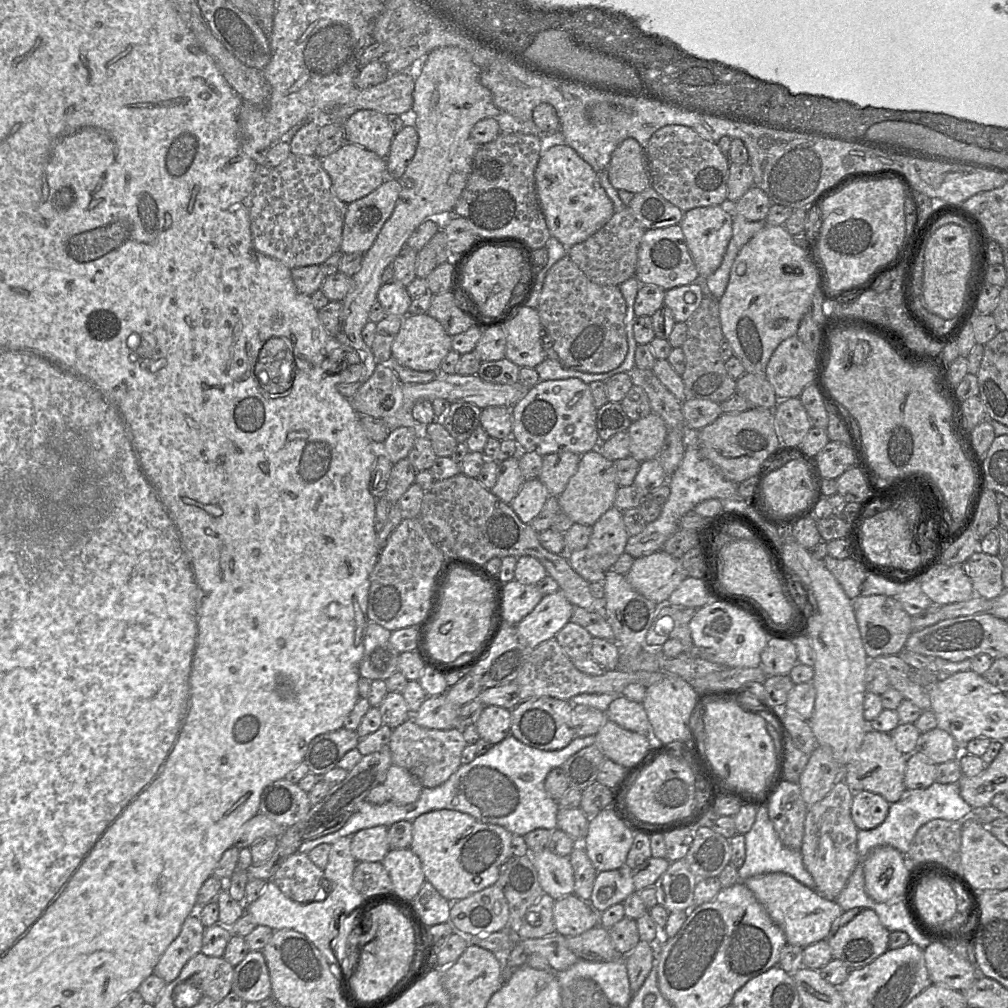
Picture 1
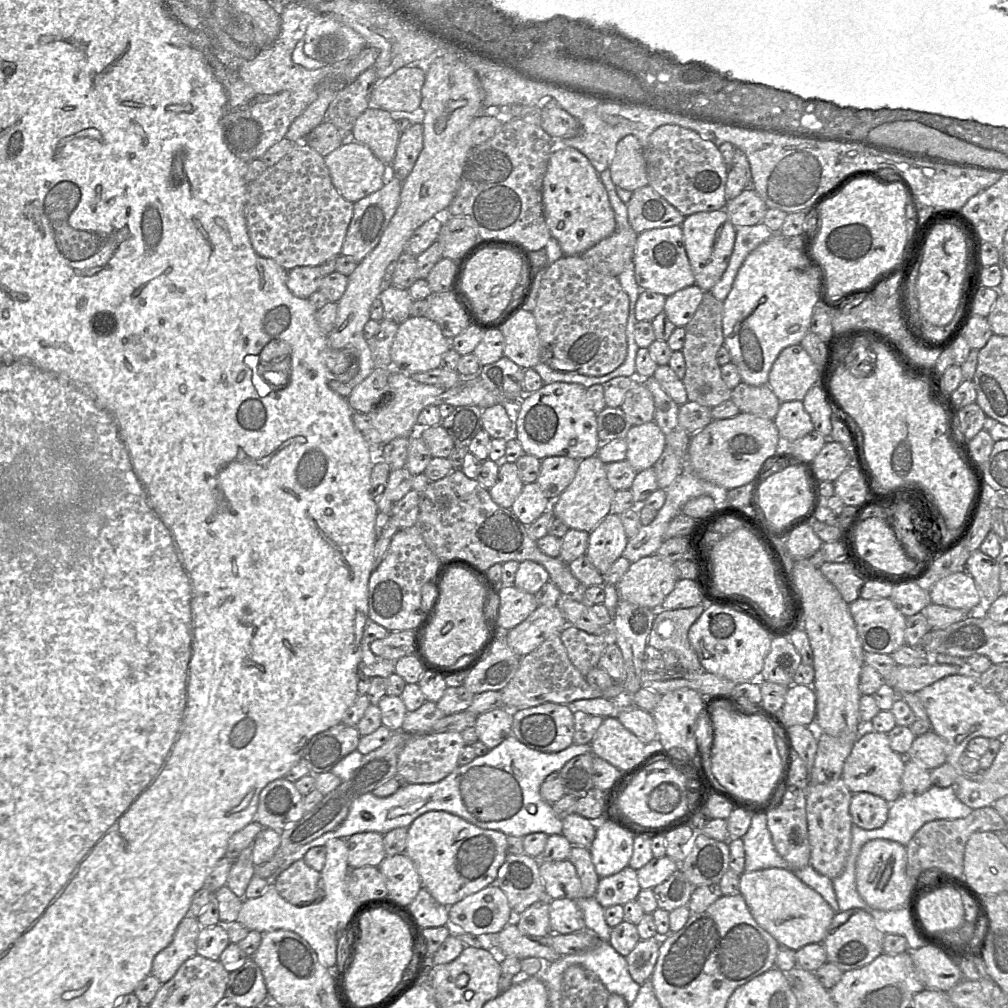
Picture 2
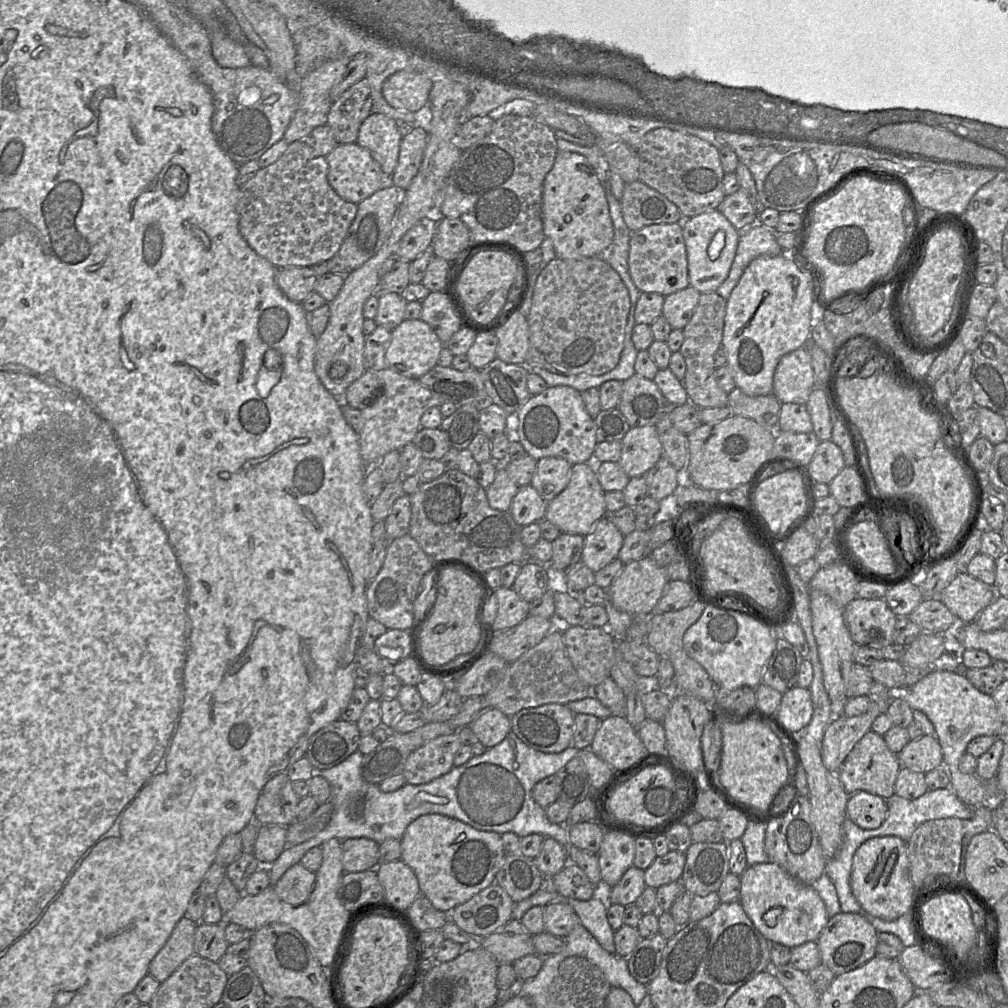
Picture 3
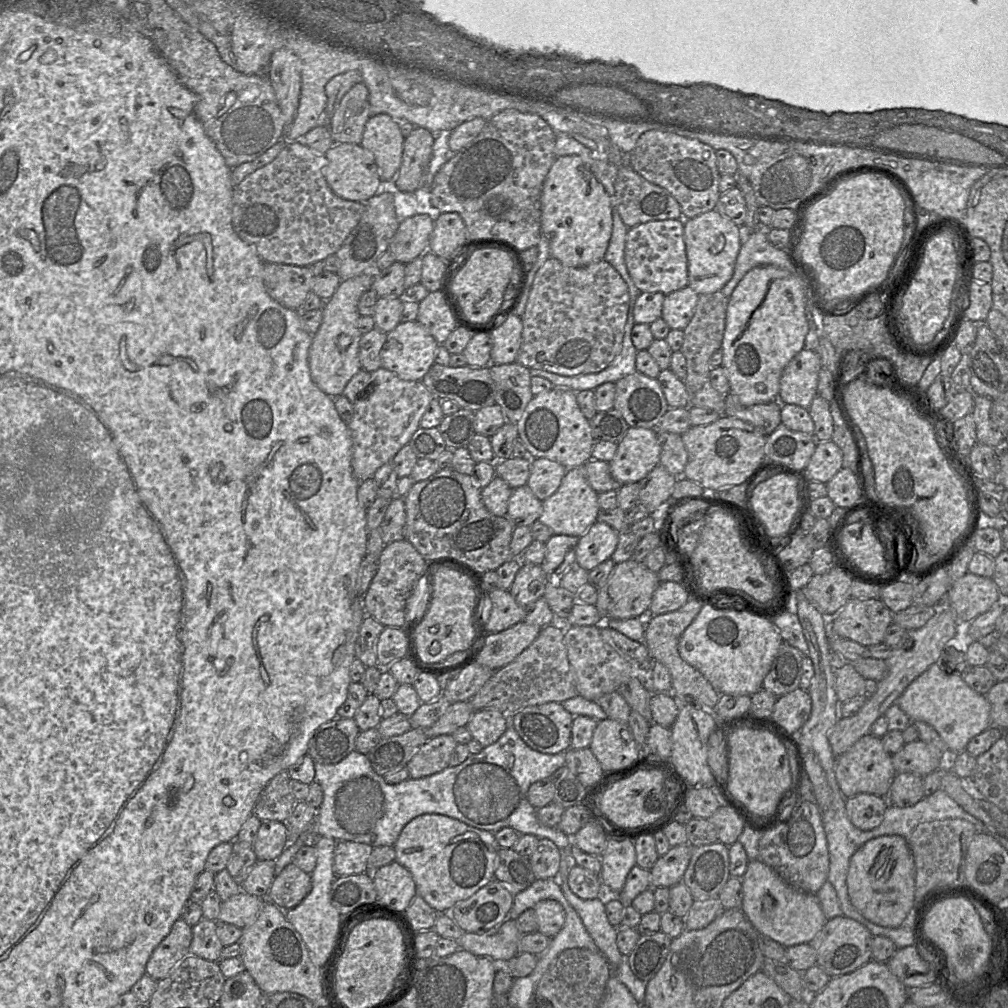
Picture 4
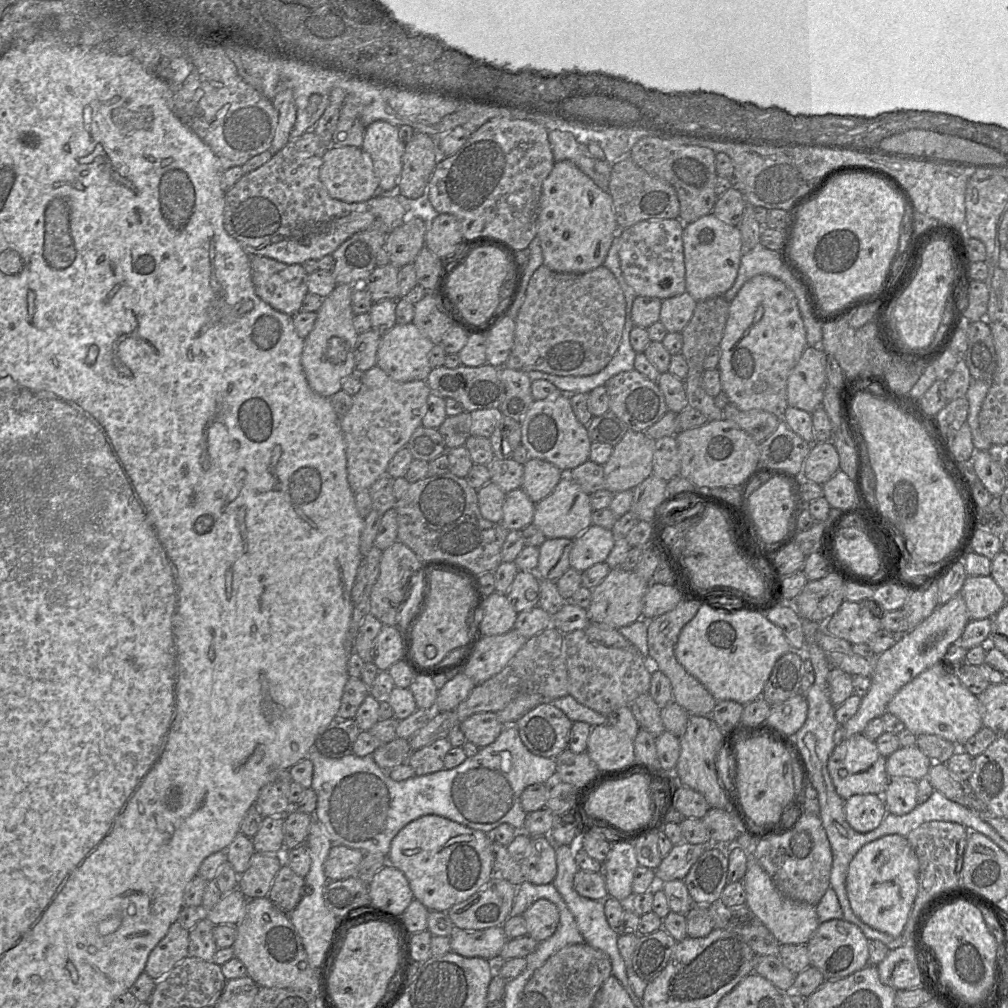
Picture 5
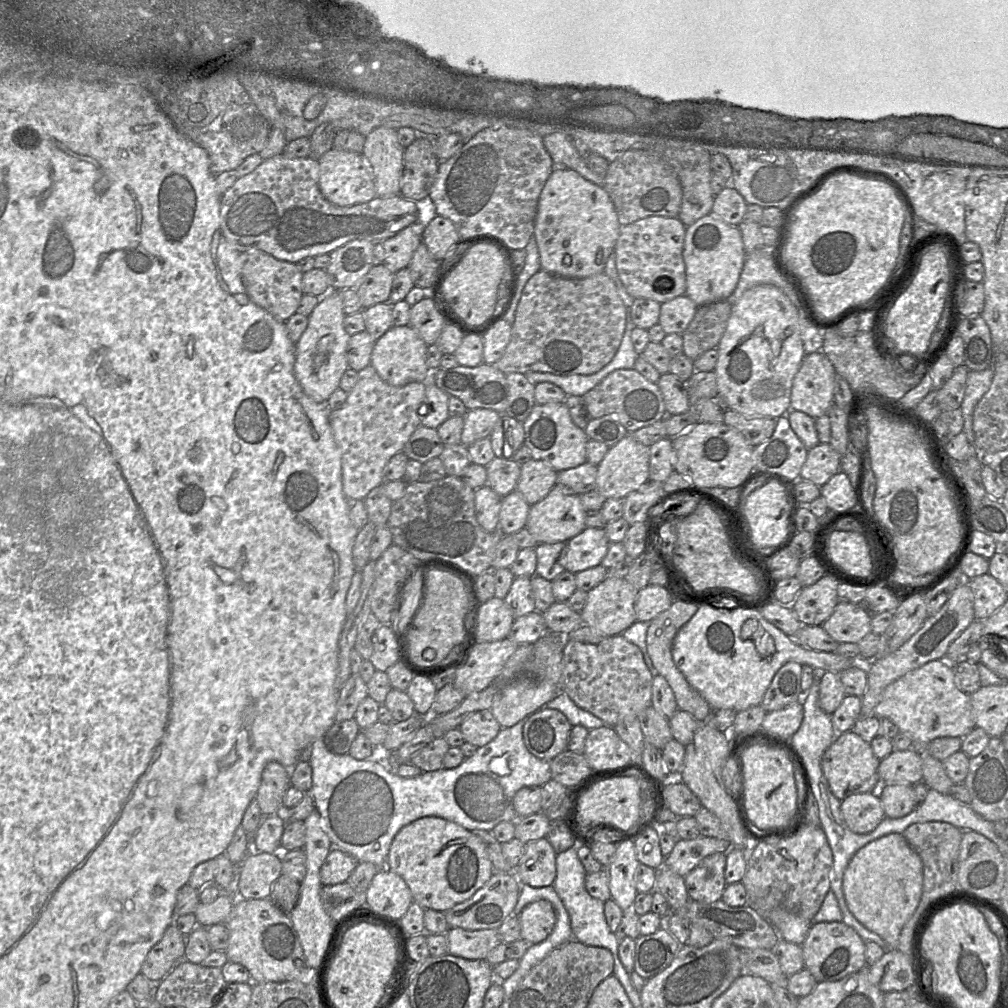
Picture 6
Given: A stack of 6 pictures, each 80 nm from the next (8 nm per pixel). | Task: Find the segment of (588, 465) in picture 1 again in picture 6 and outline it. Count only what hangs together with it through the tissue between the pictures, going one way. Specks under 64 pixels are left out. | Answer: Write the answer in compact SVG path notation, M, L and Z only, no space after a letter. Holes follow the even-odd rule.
M556 483L542 500L530 506L525 528L538 543L567 543L586 528L586 511L579 494Z

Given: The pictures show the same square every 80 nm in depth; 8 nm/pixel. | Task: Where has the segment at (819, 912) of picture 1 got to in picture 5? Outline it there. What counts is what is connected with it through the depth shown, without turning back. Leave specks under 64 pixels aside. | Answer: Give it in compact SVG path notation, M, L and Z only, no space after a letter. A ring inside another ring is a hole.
M753 854L749 858L742 883L746 893L745 905L769 929L780 944L806 945L808 943L820 924L816 906L792 900L780 893L769 875L754 859Z

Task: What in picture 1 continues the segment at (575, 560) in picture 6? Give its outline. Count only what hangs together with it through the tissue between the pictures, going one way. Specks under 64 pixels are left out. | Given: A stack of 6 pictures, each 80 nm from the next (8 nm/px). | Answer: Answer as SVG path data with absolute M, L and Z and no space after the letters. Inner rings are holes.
M613 506L592 525L587 548L599 566L608 571L625 552L629 536L623 520L623 511Z

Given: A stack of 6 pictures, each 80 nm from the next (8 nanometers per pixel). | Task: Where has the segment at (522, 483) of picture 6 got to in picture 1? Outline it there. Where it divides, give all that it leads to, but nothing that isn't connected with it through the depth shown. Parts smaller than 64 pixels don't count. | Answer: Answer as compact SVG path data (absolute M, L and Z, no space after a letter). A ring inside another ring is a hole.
M557 452L543 457L540 481L551 496L559 496L570 478L576 473L581 455L573 452Z

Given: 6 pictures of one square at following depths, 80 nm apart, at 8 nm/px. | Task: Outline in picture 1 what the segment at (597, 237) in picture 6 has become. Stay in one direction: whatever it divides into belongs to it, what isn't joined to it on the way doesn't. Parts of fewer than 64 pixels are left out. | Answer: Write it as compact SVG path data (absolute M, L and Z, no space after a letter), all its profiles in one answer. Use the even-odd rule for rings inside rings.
M553 145L543 151L535 170L535 184L550 235L567 249L592 236L615 213L612 201L598 181L598 174L568 145Z

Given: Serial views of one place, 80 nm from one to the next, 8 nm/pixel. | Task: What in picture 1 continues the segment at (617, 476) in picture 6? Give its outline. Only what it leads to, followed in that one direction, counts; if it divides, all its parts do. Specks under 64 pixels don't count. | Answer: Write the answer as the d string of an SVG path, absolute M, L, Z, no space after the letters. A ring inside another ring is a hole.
M654 412L634 421L628 428L630 456L639 462L653 459L659 453L667 434L667 426Z

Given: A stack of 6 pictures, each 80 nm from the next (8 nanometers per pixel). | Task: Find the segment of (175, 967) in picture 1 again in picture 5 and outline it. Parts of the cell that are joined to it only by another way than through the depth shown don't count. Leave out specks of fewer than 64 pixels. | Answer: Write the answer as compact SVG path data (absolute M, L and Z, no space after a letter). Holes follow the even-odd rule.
M175 921L166 936L150 952L144 972L156 982L167 975L176 964L186 958L189 948L189 930Z

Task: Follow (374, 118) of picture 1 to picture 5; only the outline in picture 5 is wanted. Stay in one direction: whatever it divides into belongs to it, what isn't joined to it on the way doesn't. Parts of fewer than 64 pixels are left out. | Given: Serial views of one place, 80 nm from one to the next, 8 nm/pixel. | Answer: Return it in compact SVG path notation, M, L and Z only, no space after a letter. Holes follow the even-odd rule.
M385 121L373 122L365 129L362 150L372 161L380 192L387 193L392 191L398 185L405 151L405 143L399 137L398 127Z

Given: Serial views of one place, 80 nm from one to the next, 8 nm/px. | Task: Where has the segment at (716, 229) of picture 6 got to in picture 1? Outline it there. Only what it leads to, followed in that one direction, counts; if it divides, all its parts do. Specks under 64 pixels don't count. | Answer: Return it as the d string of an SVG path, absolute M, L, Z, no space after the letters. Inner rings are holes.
M718 205L697 207L684 212L679 225L700 278L706 279L720 266L732 236L733 216Z

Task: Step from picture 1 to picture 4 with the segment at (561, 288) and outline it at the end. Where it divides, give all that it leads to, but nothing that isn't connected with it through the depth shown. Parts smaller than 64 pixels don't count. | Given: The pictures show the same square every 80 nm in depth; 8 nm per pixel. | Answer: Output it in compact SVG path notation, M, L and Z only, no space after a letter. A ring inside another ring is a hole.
M550 257L536 273L522 315L522 337L516 363L528 369L540 369L561 376L599 373L620 353L628 318L627 284L606 260L583 267L568 267Z

